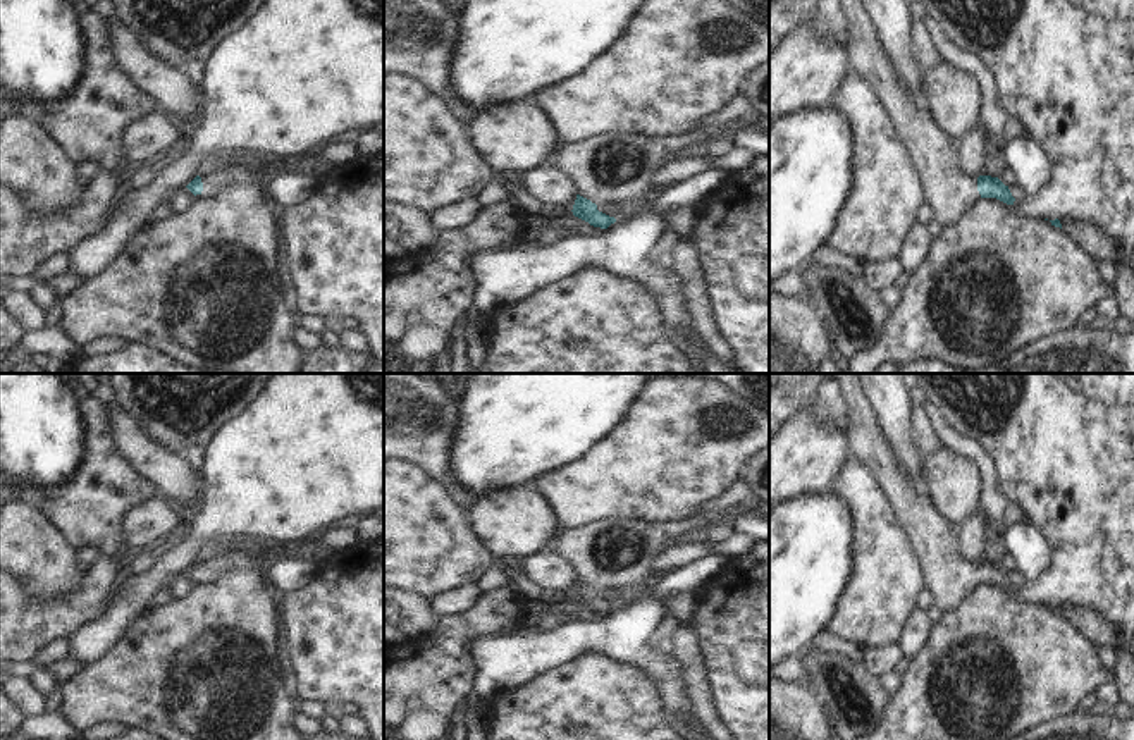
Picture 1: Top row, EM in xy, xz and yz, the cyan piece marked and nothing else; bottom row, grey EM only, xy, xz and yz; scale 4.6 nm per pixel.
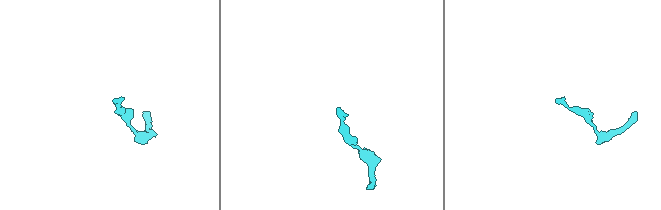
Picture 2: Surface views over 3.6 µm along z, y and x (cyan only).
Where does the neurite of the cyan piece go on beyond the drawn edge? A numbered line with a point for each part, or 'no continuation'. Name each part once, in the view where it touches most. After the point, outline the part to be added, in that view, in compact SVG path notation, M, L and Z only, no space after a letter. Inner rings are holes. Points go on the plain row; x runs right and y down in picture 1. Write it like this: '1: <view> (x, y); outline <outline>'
1: xy (233, 560); outline M229 547L217 558L201 561L203 577L196 580L196 583L212 583L224 575L248 570L256 564L267 564L262 554L250 554L241 549Z

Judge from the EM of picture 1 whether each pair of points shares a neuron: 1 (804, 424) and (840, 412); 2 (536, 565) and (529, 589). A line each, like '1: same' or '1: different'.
1: different
2: different

